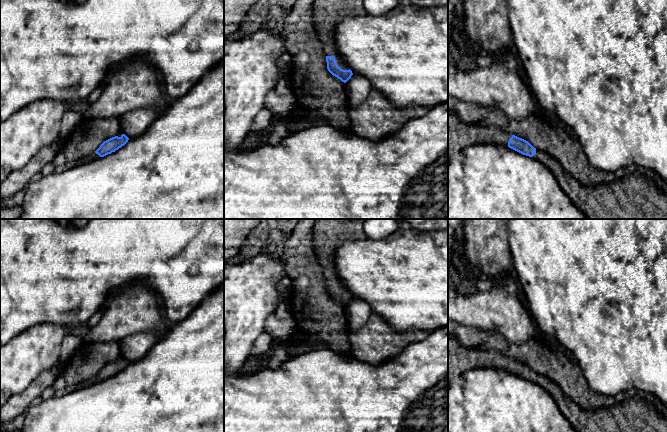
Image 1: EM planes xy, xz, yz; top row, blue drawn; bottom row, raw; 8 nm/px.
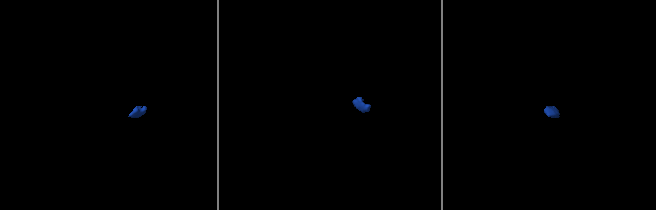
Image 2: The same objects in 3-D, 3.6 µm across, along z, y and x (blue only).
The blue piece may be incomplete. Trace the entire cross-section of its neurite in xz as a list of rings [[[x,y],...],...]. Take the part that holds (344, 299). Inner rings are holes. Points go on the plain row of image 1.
[[[316,219],[314,232],[315,255],[326,280],[327,293],[333,300],[346,307],[353,297],[336,274],[335,250],[346,241],[365,239],[362,224],[346,224],[338,219]]]

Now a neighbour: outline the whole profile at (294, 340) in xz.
[[[296,330],[289,338],[288,338],[288,345],[289,347],[299,347],[303,345],[303,341],[301,340],[301,336],[298,330]]]

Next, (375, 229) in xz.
[[[366,219],[361,224],[366,238],[372,240],[384,239],[399,228],[398,219]]]

